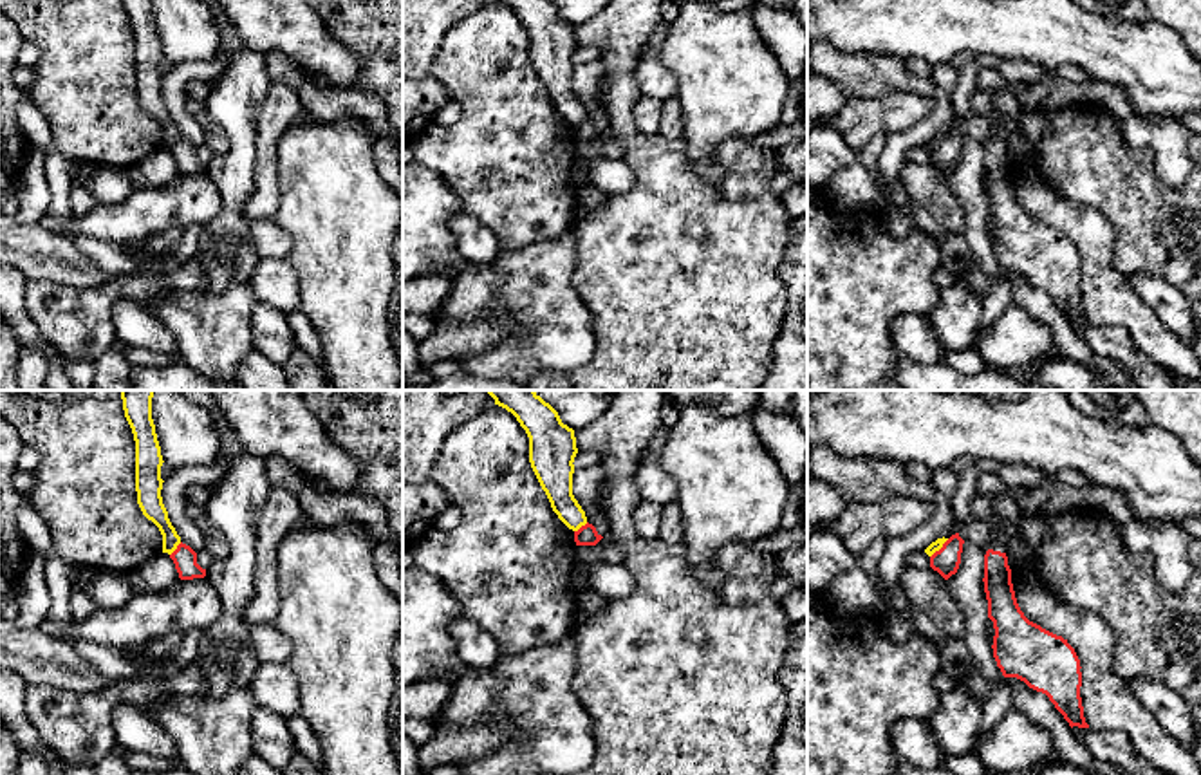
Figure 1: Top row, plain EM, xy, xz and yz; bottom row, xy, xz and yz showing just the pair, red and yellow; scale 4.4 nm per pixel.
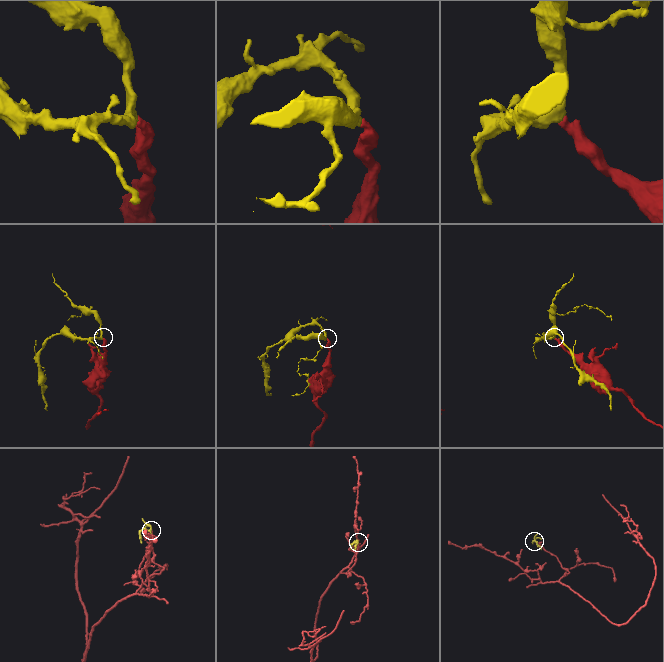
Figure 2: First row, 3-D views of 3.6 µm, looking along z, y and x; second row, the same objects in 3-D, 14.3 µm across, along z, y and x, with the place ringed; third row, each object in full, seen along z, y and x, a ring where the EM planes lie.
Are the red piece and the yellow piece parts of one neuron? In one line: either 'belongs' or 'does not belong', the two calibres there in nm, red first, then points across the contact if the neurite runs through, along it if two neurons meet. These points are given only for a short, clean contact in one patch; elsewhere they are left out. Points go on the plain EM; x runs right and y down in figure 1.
does not belong; 120 nm thick on the red side, 50 nm on the other; border along yz (949, 134), (931, 152)

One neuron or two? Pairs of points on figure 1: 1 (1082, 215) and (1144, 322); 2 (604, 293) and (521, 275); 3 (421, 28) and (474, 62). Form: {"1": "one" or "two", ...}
{"1": "one", "2": "two", "3": "two"}

